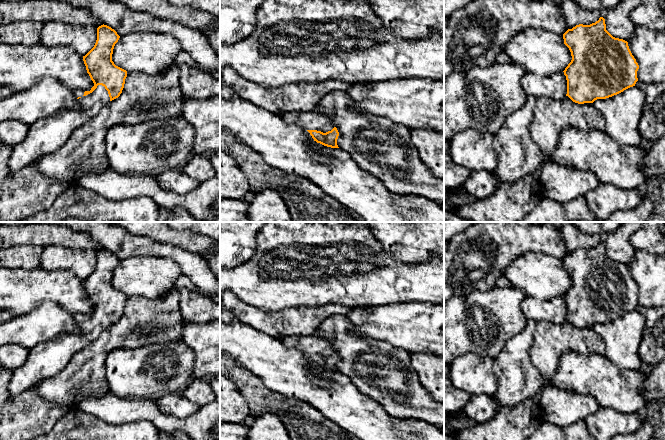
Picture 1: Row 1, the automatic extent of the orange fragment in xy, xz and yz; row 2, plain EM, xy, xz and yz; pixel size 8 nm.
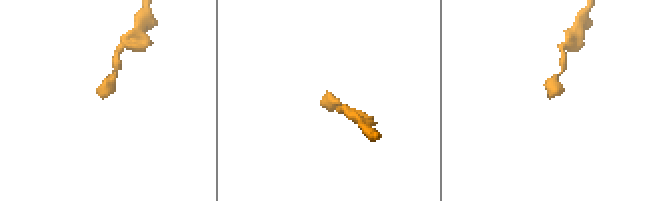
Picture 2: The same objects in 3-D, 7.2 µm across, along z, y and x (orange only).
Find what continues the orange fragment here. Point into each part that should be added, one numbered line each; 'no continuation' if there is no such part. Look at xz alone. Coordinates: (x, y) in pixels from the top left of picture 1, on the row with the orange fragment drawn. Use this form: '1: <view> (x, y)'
1: xz (313, 120)

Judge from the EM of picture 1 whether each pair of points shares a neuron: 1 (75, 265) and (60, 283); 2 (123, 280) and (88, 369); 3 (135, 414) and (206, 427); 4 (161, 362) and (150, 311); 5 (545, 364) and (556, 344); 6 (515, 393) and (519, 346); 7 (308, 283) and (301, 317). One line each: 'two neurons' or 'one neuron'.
1: two neurons
2: two neurons
3: one neuron
4: two neurons
5: one neuron
6: one neuron
7: two neurons

